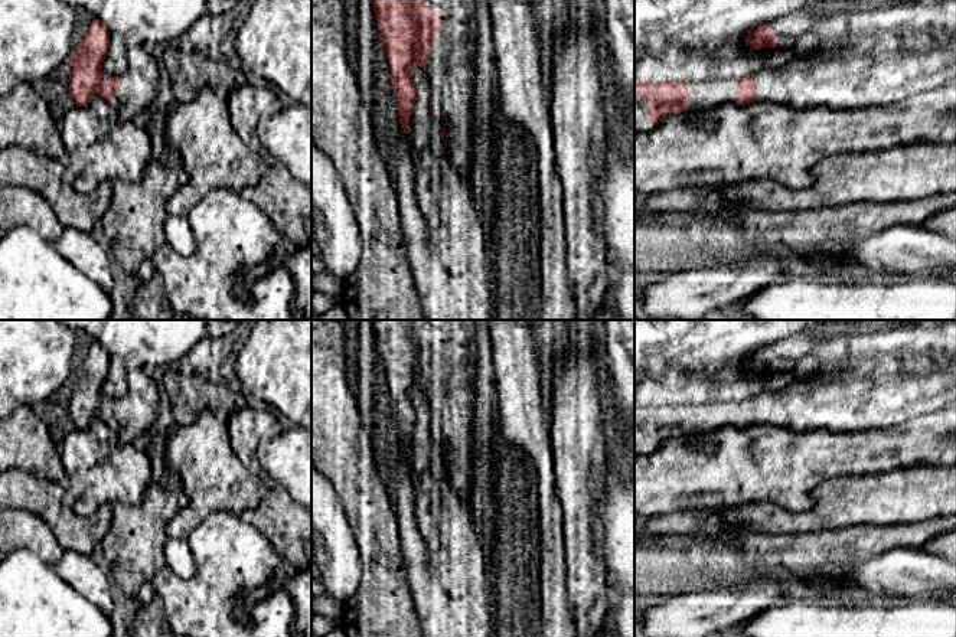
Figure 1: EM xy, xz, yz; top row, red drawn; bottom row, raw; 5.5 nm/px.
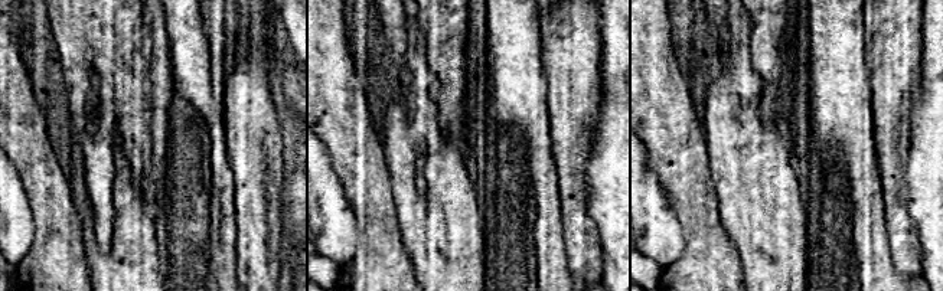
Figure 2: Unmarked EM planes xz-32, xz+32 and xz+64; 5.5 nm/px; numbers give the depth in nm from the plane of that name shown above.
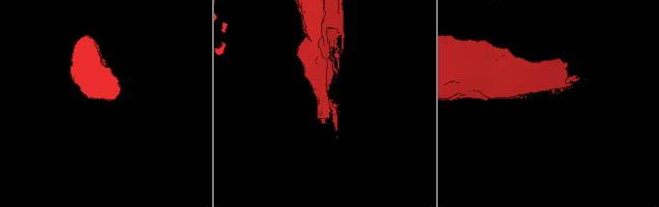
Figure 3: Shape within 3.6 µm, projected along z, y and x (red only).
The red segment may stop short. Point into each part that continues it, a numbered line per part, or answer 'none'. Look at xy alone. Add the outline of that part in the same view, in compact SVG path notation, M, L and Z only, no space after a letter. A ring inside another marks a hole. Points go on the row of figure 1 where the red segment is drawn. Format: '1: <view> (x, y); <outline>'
1: xy (139, 84); M144 46L130 48L112 107L120 118L134 120L153 104L159 88L159 62Z

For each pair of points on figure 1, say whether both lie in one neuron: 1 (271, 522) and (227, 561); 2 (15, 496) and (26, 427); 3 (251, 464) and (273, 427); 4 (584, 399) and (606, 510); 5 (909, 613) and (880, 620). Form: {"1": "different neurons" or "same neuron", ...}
{"1": "different neurons", "2": "different neurons", "3": "same neuron", "4": "different neurons", "5": "same neuron"}

